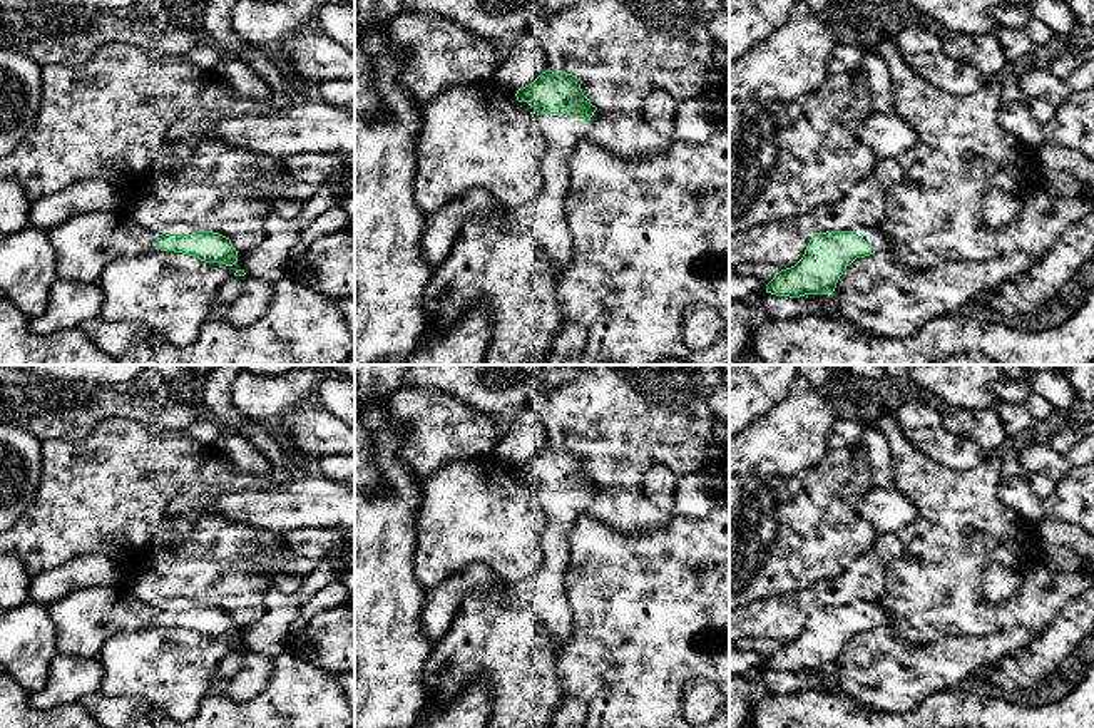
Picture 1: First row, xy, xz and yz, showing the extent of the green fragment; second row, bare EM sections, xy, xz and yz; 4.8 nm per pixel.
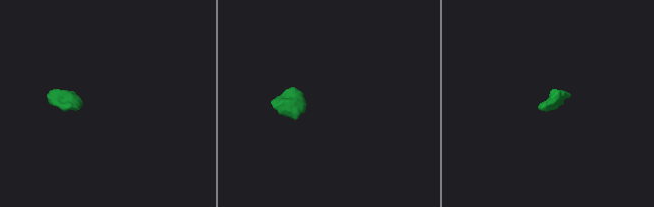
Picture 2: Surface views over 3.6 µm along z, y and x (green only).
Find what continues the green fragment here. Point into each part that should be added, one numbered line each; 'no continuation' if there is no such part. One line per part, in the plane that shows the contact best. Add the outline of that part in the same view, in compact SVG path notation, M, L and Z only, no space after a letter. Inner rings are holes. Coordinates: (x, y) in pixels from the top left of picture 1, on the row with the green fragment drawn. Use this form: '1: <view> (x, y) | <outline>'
1: xz (544, 218) | M540 114L537 122L545 136L544 191L534 201L512 209L510 214L515 229L540 243L552 261L554 274L560 278L572 259L572 238L564 211L569 159L574 147L585 139L587 122L565 114Z

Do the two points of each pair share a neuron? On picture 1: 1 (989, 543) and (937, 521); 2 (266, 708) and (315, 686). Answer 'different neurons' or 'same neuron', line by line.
1: same neuron
2: same neuron

